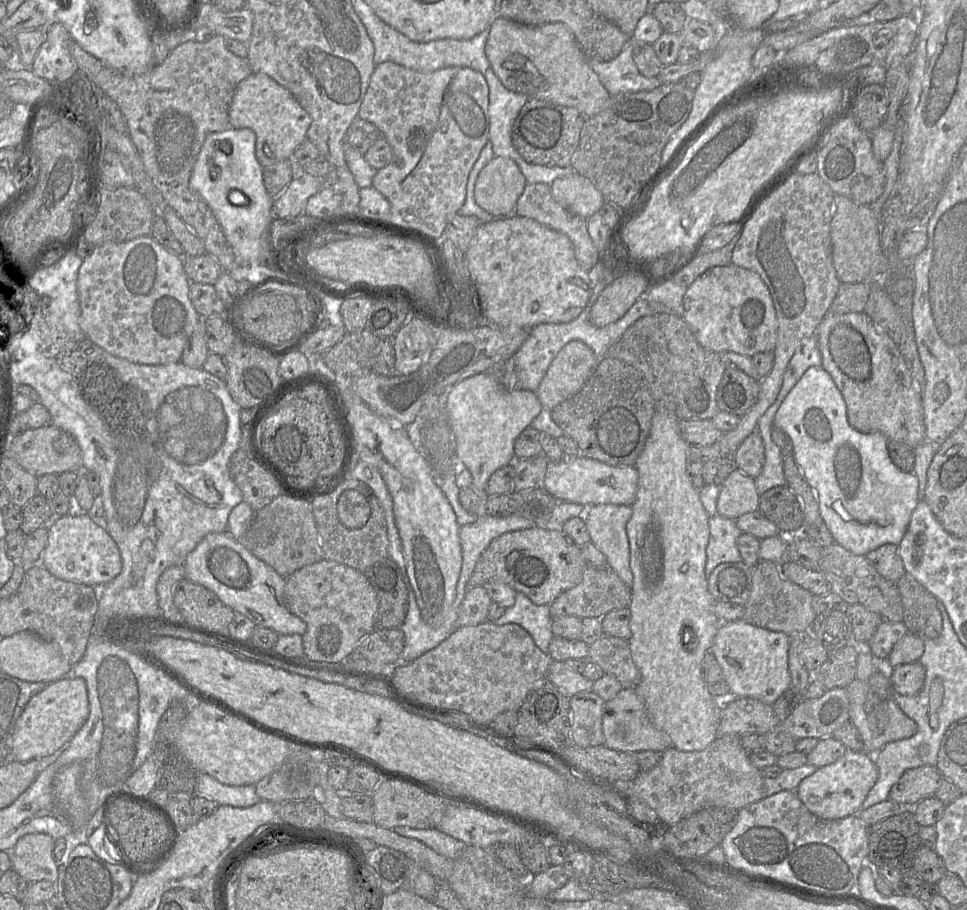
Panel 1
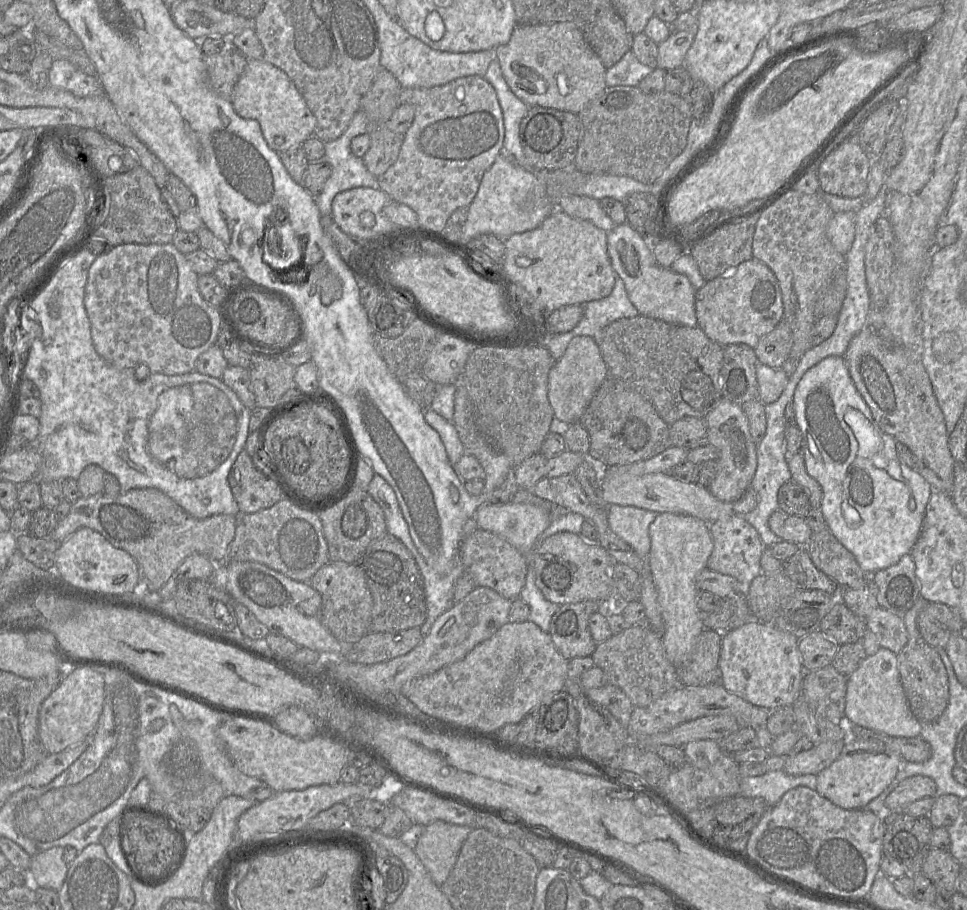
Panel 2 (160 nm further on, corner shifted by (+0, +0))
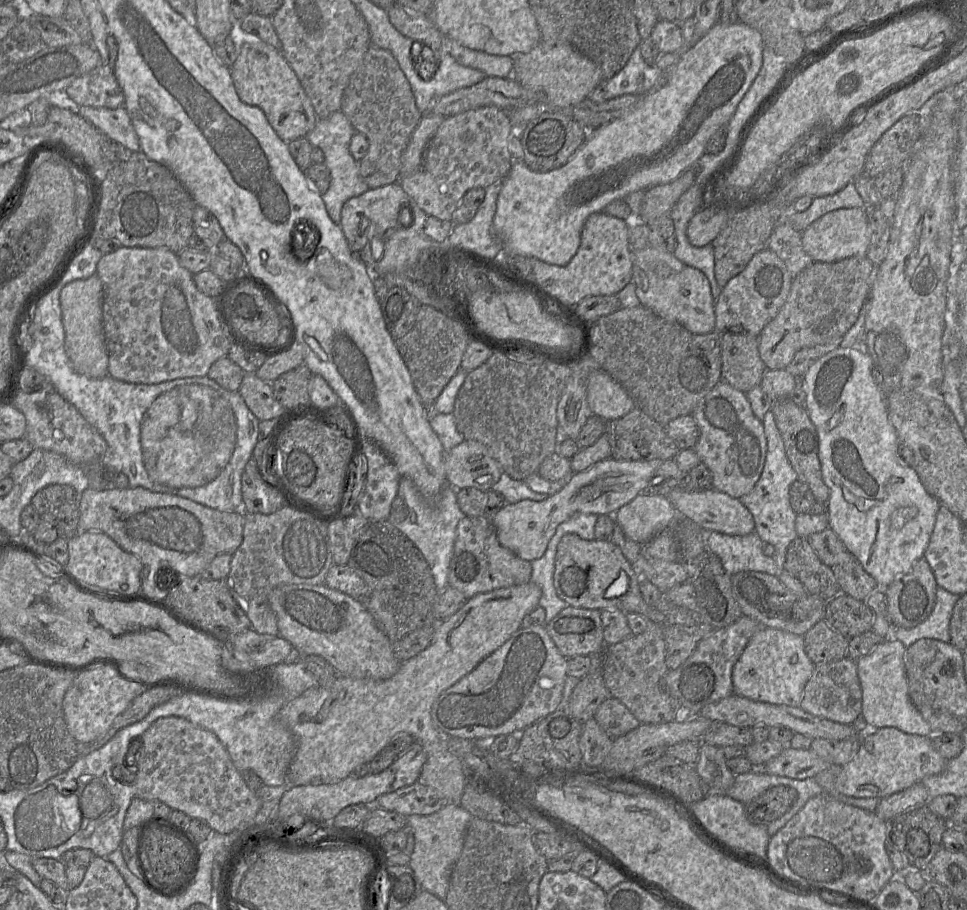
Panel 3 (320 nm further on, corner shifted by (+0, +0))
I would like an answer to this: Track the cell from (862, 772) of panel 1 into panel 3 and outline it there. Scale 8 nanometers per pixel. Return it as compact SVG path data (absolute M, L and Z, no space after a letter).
M873 727L870 733L861 736L855 757L838 769L836 794L856 798L883 798L920 782L926 776L941 773L948 760L935 749L929 736L905 733L894 727Z

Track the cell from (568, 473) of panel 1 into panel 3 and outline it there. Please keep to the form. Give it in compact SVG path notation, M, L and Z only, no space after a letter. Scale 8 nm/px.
M678 486L666 491L664 494L679 515L693 521L704 531L717 531L728 535L747 535L755 531L754 518L741 501L713 487L700 491L691 491Z

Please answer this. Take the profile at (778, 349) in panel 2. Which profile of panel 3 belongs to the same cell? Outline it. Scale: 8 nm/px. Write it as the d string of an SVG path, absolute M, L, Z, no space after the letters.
M861 256L836 262L814 261L794 276L786 302L758 336L759 355L767 369L785 369L799 350L841 340L856 322L861 308L869 297L875 270L876 266L866 256Z

